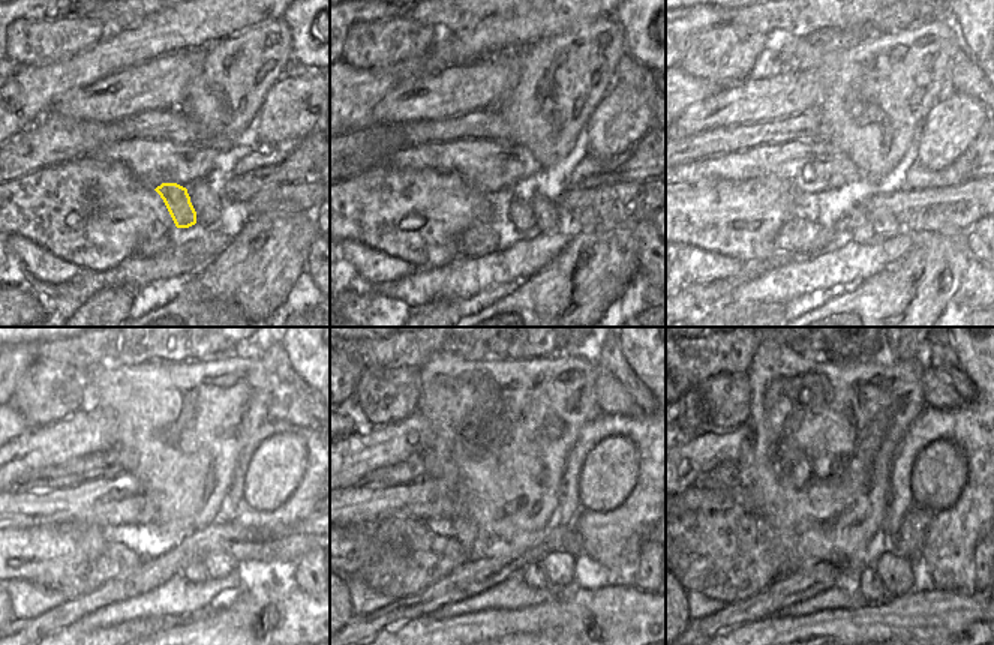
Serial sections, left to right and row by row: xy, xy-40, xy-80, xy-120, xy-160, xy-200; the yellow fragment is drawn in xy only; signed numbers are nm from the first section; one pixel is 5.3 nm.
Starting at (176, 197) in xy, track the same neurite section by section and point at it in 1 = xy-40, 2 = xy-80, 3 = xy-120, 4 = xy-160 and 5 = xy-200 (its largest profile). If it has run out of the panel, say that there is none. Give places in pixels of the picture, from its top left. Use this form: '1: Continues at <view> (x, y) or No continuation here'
1: Continues at xy-40 (520, 218)
2: Continues at xy-80 (858, 225)
3: Continues at xy-120 (195, 572)
4: Continues at xy-160 (532, 575)
5: Continues at xy-200 (870, 585)

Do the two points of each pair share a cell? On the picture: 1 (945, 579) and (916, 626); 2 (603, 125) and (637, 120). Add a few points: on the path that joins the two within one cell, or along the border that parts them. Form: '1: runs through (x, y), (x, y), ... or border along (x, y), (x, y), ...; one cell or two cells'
1: border along (975, 590), (970, 593), (934, 591); two cells
2: runs through (612, 123), (628, 120); one cell

